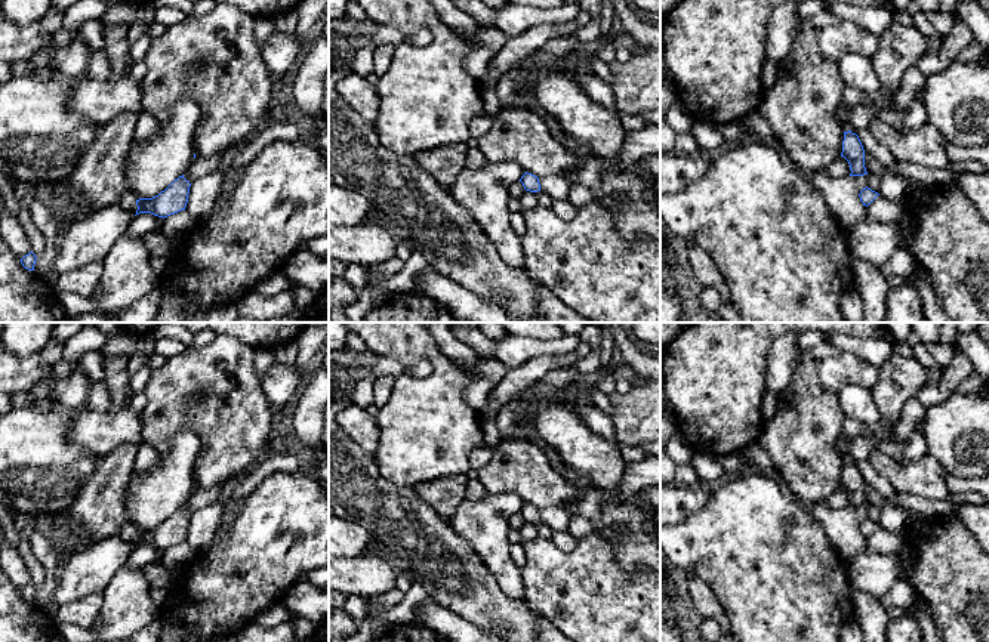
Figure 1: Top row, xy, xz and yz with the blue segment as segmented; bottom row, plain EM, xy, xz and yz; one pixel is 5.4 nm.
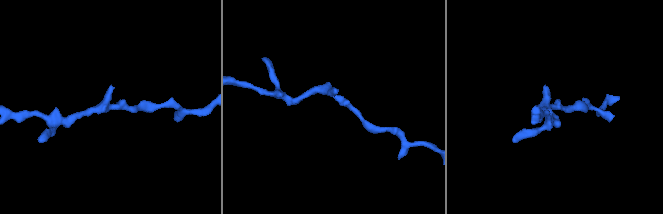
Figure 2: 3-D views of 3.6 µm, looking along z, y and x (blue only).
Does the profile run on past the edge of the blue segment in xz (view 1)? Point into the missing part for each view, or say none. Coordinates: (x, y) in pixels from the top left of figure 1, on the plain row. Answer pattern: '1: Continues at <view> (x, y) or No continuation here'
1: No continuation here

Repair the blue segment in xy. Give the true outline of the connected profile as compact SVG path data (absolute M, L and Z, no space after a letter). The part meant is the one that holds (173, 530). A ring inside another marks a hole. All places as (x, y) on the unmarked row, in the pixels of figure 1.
M182 507L175 510L164 522L152 530L136 531L136 546L151 544L158 549L167 549L181 541L185 541L188 534L191 515Z

